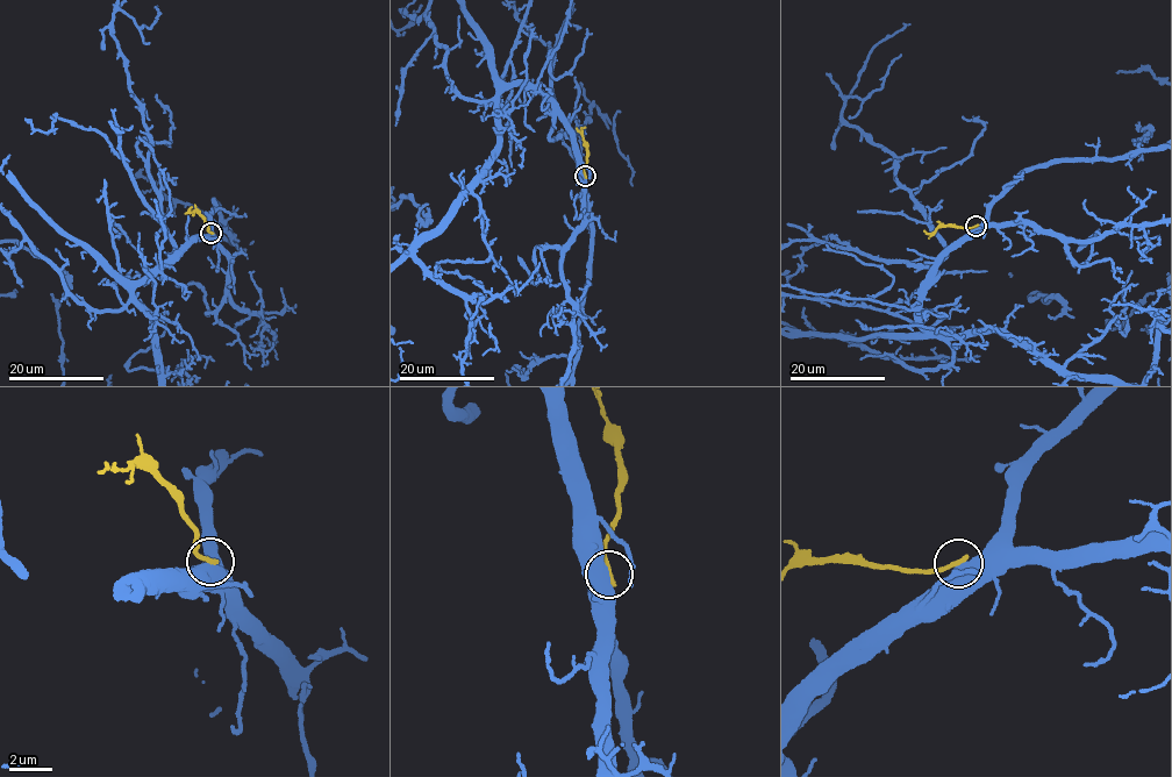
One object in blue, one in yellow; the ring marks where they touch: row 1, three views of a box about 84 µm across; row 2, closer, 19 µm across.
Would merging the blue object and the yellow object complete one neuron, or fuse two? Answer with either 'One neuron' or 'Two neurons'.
Two neurons

